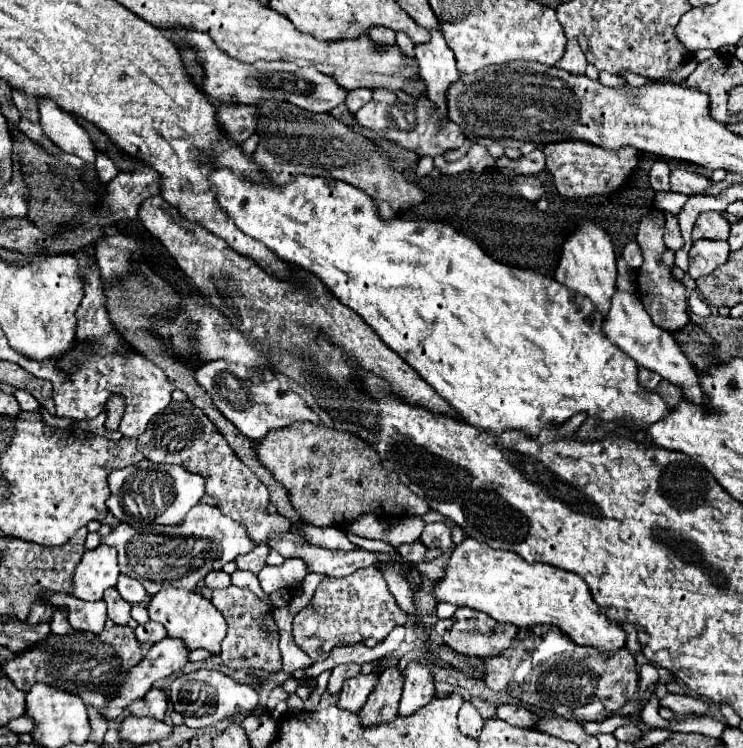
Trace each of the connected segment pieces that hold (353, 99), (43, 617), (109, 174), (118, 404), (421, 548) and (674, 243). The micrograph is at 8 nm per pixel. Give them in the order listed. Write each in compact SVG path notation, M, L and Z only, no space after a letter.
M357 89L357 91L351 91L349 95L347 95L347 101L345 101L345 105L347 105L347 109L351 111L351 113L357 113L365 103L369 103L373 99L373 91L371 89Z
M37 603L37 607L33 607L33 611L31 611L29 617L27 617L27 623L35 625L35 623L39 623L39 621L51 621L51 613L53 613L53 605Z
M97 151L97 157L95 157L95 169L97 169L97 174L99 181L103 184L109 183L111 179L117 176L119 173L119 167L117 163L103 151Z
M111 395L105 413L125 413L125 399L121 399L121 395Z
M413 541L413 543L403 543L401 547L397 547L399 553L409 561L409 563L421 563L425 561L427 555L427 547L421 541Z
M665 211L665 245L673 251L683 247L683 239L679 233L679 219L669 211Z

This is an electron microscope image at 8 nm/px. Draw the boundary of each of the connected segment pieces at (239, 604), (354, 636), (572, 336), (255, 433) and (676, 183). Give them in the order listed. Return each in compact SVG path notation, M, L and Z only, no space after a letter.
M213 589L213 605L223 613L225 621L227 621L227 637L221 643L221 659L227 667L231 669L265 669L271 673L281 671L281 653L279 653L279 633L277 633L277 625L271 617L269 607L257 599L251 591L243 591L243 589Z
M377 567L357 569L349 577L325 577L317 587L311 605L293 617L295 643L311 657L311 661L327 659L335 645L359 643L369 637L383 641L395 625L405 625L409 613L405 613L383 579Z
M221 167L221 169L213 169L209 173L209 181L213 185L211 189L215 193L215 199L219 201L223 211L229 213L229 217L235 221L235 225L245 235L261 241L273 253L277 253L281 259L317 275L329 287L329 291L333 291L333 295L337 295L337 299L341 299L341 303L345 303L347 307L353 307L353 311L357 311L357 315L361 315L365 319L365 323L369 323L369 327L373 327L373 331L377 331L377 335L381 335L381 339L387 343L387 347L397 351L397 355L401 355L401 359L405 359L421 375L421 379L425 379L469 425L473 425L481 431L493 431L497 435L501 431L507 431L507 429L521 429L521 431L525 429L525 433L535 437L539 433L539 429L545 427L547 423L563 423L579 411L587 411L589 417L599 417L605 421L627 419L627 423L635 429L647 429L651 423L663 419L669 413L665 401L657 393L651 393L651 391L645 391L639 387L637 363L627 353L623 353L617 345L613 345L613 343L609 343L609 339L605 339L605 335L601 331L603 315L593 307L593 303L589 303L589 299L585 299L583 295L577 295L575 291L569 291L567 287L563 287L555 279L545 277L537 271L509 267L505 263L491 259L481 249L481 245L477 241L459 233L449 223L415 221L415 219L401 219L401 217L391 217L389 221L385 221L385 219L381 219L379 207L375 205L373 197L369 197L359 187L353 187L345 181L327 179L327 177L297 175L287 185L269 183L265 187L263 183L255 183L247 177L241 177L237 171Z
M211 361L197 365L193 369L195 381L207 391L213 405L251 441L261 441L267 431L287 427L293 421L311 421L319 423L319 417L309 409L301 395L285 387L275 375L265 375L265 383L253 385L247 381L247 375L237 365L229 365L225 361Z
M673 169L669 173L669 185L671 191L679 191L685 195L695 195L695 193L703 193L707 187L707 179L703 175L685 171L685 169Z

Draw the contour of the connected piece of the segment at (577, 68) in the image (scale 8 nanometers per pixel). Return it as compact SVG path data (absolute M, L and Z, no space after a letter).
M569 39L565 55L557 61L557 67L565 69L565 71L573 71L575 75L579 75L579 73L585 73L585 65L587 65L587 59L585 59L585 53L583 53L579 41Z

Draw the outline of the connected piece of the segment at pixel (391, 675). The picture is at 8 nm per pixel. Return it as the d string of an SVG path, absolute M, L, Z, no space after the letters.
M387 667L371 691L367 703L363 705L361 719L365 725L377 725L377 723L387 723L397 715L399 709L399 699L403 691L403 671L399 667Z

